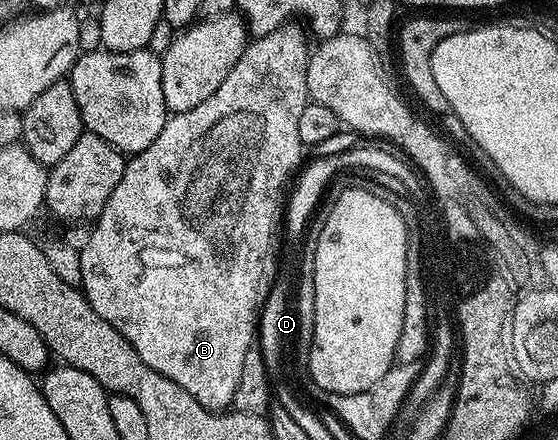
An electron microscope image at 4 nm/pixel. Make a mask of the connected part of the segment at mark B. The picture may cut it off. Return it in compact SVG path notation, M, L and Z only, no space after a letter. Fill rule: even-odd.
M293 21L276 28L276 32L270 32L268 36L247 41L246 51L242 53L240 60L236 60L232 72L224 76L224 84L220 84L220 88L216 88L216 92L212 92L212 96L208 96L204 104L196 104L196 108L188 108L188 112L170 114L160 136L156 136L156 140L152 140L152 144L148 144L144 152L133 155L127 161L120 184L112 188L112 196L108 196L93 223L95 226L90 239L80 246L80 289L88 304L92 304L96 316L100 316L108 324L112 324L112 328L122 333L128 344L136 348L140 360L148 364L148 368L180 384L180 388L192 395L205 410L222 412L233 403L236 384L240 384L240 371L244 369L244 355L248 353L250 346L255 345L256 335L259 333L259 319L269 296L272 271L276 266L274 245L278 242L278 226L280 230L284 222L284 191L292 175L303 165L304 145L300 140L300 116L308 103L306 64L312 53L311 47L306 47L306 38L308 39L307 31L297 21Z

